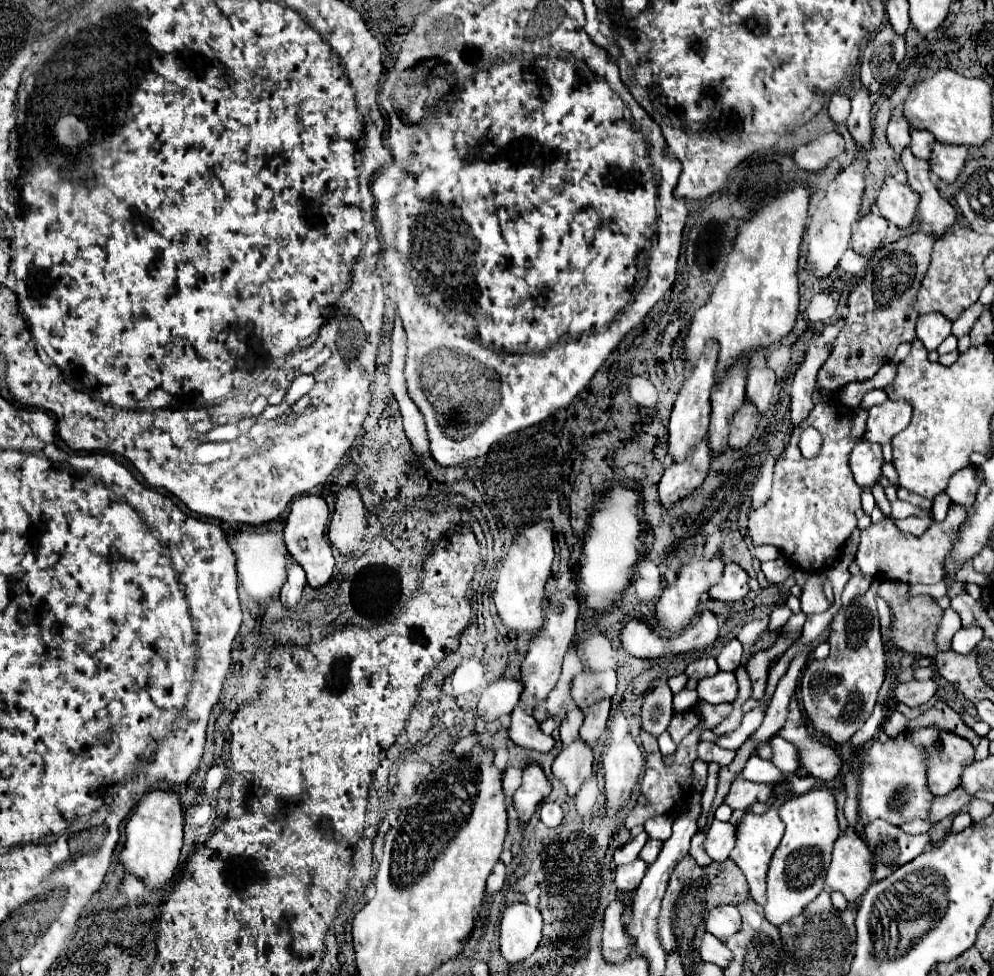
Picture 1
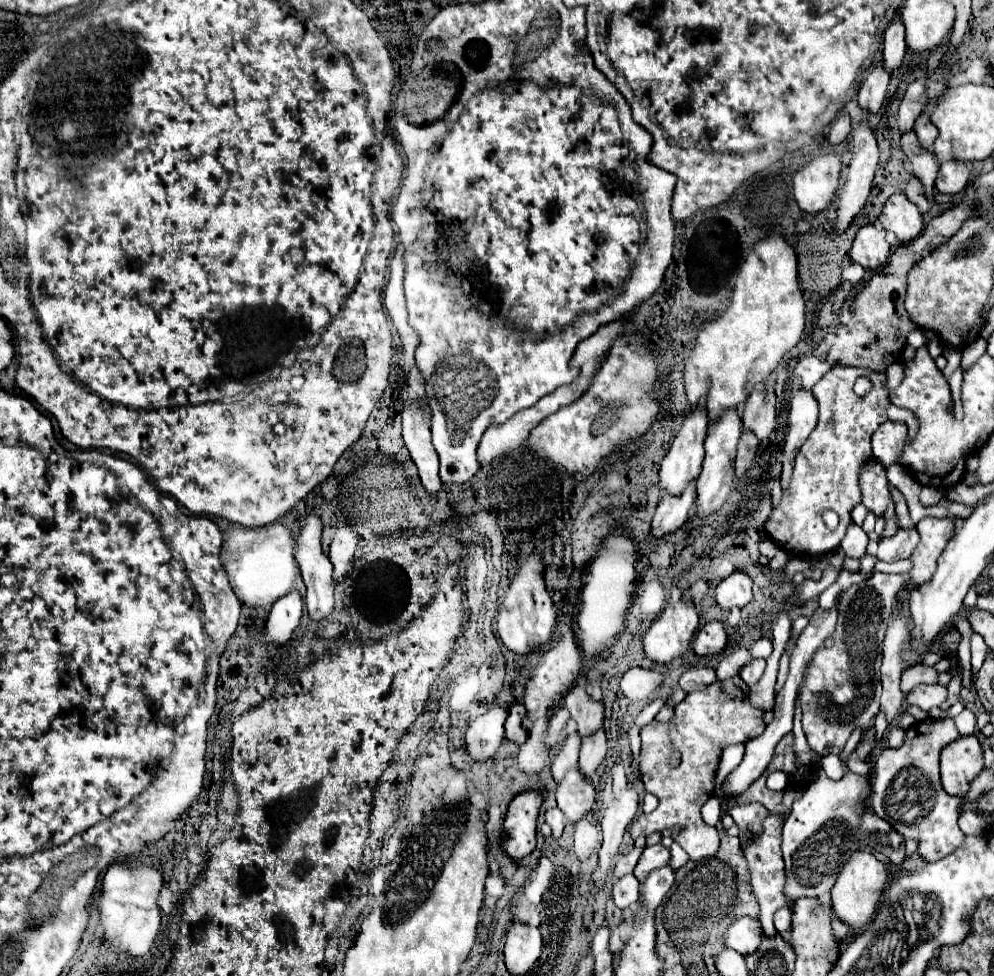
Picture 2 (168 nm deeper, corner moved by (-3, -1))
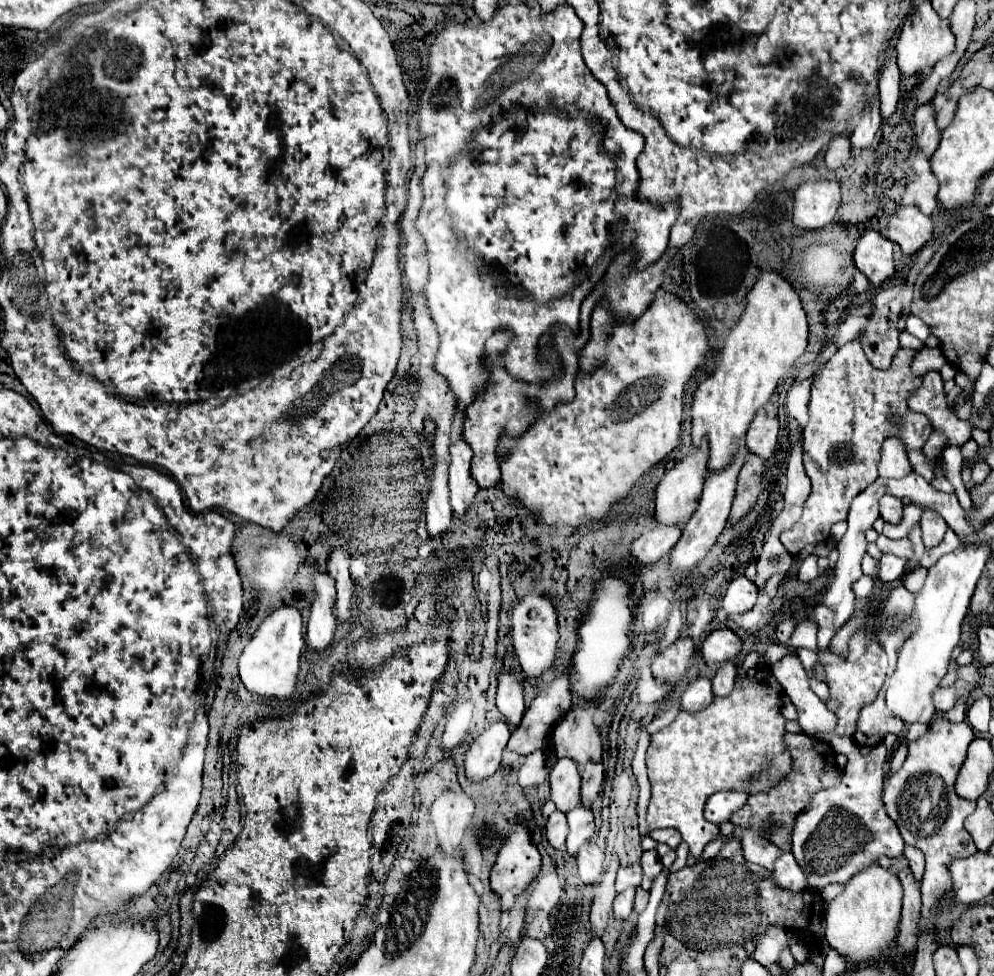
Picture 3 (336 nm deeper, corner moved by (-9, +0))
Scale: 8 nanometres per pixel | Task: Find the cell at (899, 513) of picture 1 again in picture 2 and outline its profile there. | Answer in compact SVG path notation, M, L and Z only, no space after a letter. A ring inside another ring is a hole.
M950 503L948 510L950 515L966 519L972 514L976 507L977 504L973 507L969 507L959 503Z

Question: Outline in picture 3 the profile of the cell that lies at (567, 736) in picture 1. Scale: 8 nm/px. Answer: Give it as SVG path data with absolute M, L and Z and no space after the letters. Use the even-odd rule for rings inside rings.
M559 759L549 773L549 801L555 803L557 811L565 813L579 805L579 783L581 777L577 771L577 763L571 759Z

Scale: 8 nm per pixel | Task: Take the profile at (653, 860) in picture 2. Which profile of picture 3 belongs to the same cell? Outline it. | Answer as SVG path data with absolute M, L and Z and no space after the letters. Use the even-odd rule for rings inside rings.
M645 851L643 857L641 857L641 867L643 867L643 883L641 887L645 891L651 891L651 885L653 885L653 879L663 871L663 865L659 861L659 855L657 851Z

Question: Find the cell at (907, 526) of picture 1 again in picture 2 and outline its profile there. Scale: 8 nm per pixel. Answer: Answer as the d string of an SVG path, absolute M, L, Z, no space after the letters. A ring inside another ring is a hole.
M897 528L895 536L883 538L879 542L877 558L883 560L883 562L895 562L895 560L901 560L901 558L909 558L917 544L919 544L917 528L911 528L911 530Z

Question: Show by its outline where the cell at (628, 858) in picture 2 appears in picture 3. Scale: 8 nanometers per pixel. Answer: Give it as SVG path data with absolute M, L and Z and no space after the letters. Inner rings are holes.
M629 865L629 867L621 867L617 871L617 881L615 881L615 889L617 893L625 891L627 887L639 887L641 885L641 865Z

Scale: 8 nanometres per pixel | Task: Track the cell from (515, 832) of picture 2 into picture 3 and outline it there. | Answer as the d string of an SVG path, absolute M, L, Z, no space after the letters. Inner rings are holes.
M517 823L491 869L491 889L499 899L505 893L513 893L517 897L531 885L539 869L541 855L531 841L531 833L525 825Z

